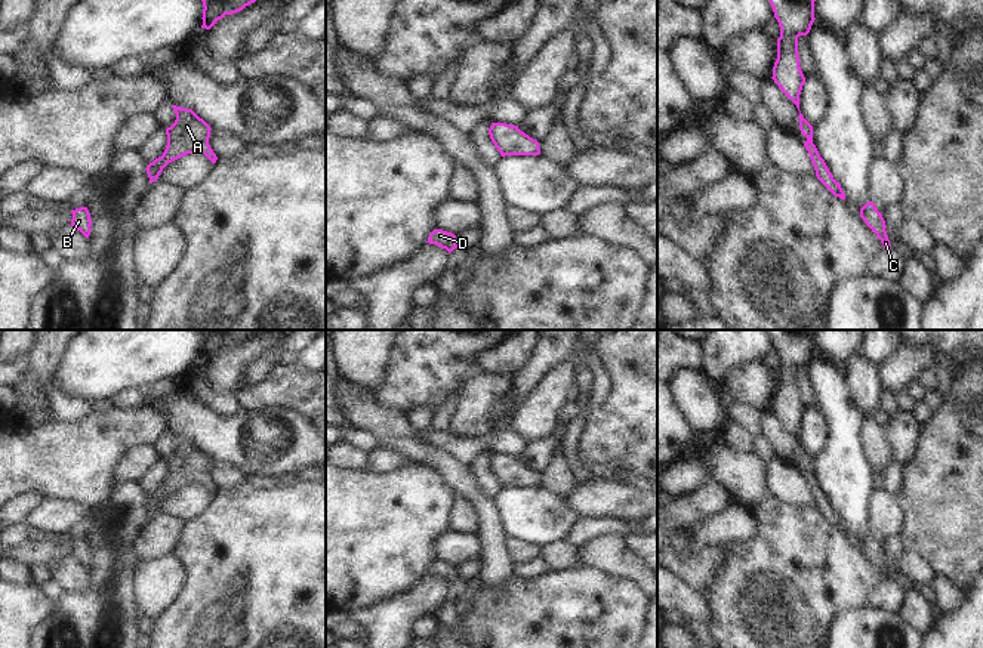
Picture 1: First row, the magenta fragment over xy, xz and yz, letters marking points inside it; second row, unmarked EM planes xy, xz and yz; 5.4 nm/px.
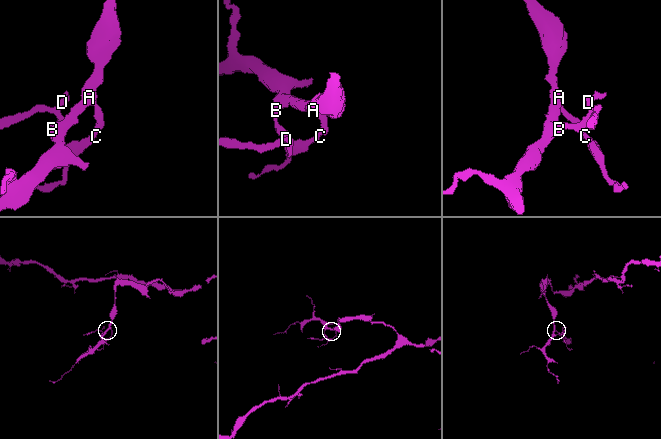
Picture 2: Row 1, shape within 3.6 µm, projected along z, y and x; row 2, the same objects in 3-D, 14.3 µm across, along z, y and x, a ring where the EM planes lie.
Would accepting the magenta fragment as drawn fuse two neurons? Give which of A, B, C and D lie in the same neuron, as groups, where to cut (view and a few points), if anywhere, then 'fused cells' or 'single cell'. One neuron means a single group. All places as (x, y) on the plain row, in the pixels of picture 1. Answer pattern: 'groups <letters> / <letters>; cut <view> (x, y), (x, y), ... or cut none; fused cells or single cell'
groups A B C D; cut none; single cell

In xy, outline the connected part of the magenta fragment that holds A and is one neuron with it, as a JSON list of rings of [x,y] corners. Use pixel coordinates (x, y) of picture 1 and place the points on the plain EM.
[[[172,438],[176,445],[175,454],[166,460],[167,476],[161,488],[155,490],[147,497],[150,513],[155,513],[163,500],[187,487],[187,485],[204,485],[213,496],[218,488],[209,476],[210,457],[200,450],[192,441]]]

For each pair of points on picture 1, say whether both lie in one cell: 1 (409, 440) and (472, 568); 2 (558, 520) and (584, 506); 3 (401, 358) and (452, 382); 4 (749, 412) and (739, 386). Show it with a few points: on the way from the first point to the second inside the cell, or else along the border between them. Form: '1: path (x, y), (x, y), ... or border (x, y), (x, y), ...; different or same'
1: border (480, 558), (481, 568), (478, 576); different
2: border (560, 497), (581, 517); different
3: path (413, 358), (422, 360), (440, 373); same
4: border (736, 400), (752, 404), (763, 412); different

